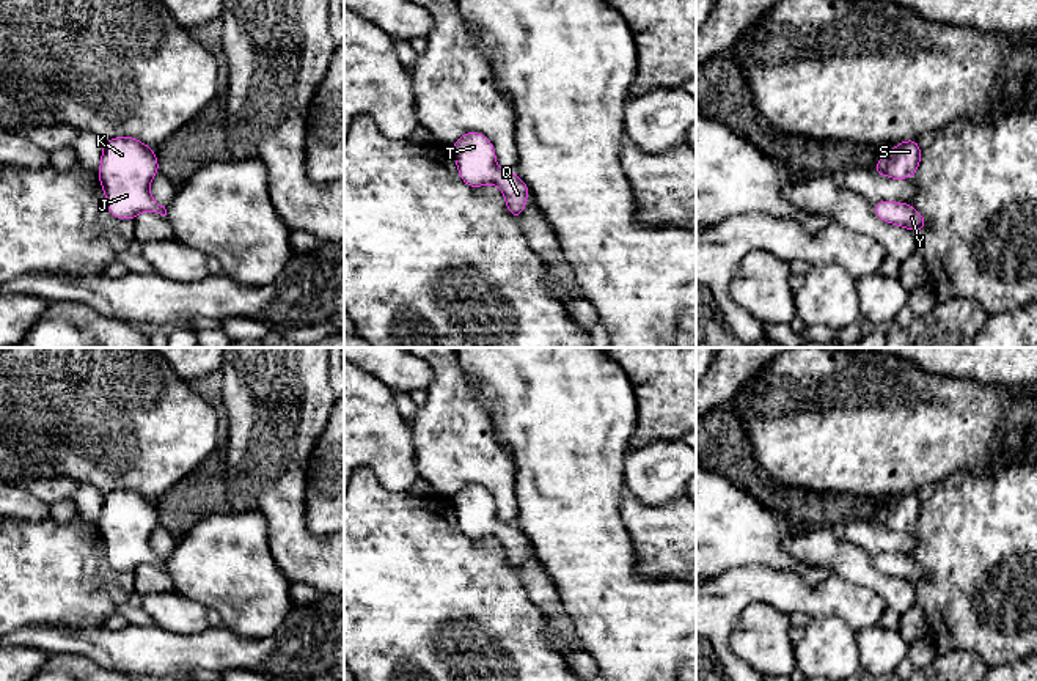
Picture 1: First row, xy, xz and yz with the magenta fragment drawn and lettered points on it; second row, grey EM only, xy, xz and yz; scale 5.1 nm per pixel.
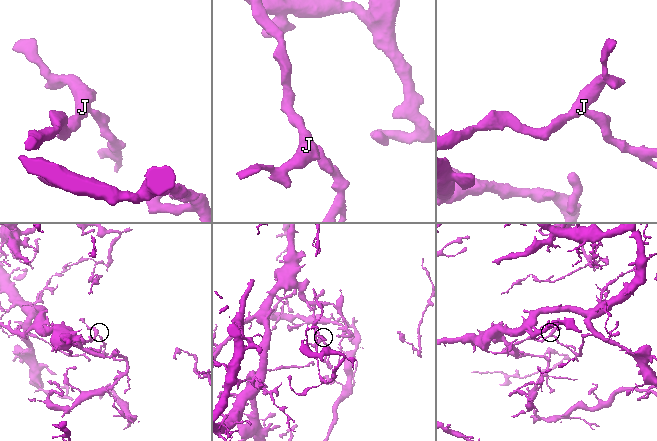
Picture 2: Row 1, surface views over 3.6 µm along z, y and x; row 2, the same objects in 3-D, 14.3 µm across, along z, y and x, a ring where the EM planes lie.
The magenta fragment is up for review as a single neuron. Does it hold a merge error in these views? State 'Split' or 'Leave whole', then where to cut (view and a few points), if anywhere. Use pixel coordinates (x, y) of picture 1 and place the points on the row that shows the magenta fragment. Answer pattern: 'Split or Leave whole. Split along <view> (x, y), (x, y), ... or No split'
Leave whole. No split

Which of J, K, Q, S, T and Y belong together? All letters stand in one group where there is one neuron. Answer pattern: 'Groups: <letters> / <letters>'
Groups: J K Q S T Y

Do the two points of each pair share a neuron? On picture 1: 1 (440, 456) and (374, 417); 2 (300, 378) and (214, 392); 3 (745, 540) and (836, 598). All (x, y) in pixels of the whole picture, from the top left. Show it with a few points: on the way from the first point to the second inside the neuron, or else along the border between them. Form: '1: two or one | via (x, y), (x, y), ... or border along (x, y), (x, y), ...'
1: two | border along (409, 427), (414, 436), (414, 463), (420, 475)
2: two | border along (219, 370), (223, 404)
3: two | border along (778, 570), (792, 570), (814, 585), (831, 574)

